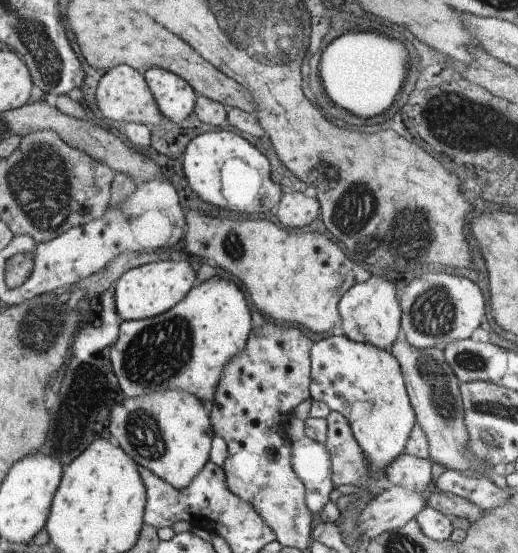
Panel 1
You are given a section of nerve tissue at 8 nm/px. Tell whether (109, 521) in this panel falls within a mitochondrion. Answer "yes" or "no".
no

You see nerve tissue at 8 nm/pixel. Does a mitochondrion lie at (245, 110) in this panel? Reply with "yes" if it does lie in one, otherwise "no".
no

